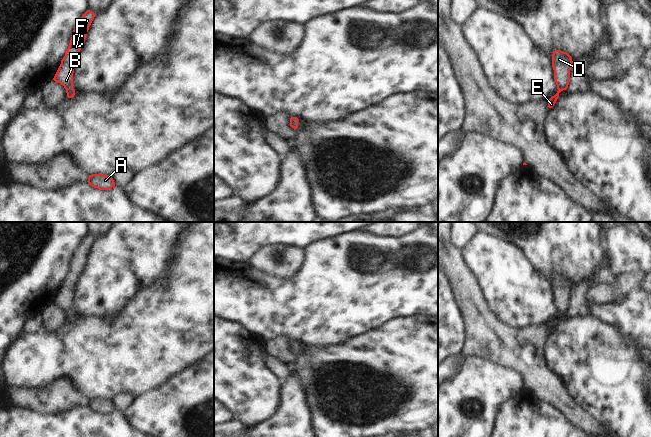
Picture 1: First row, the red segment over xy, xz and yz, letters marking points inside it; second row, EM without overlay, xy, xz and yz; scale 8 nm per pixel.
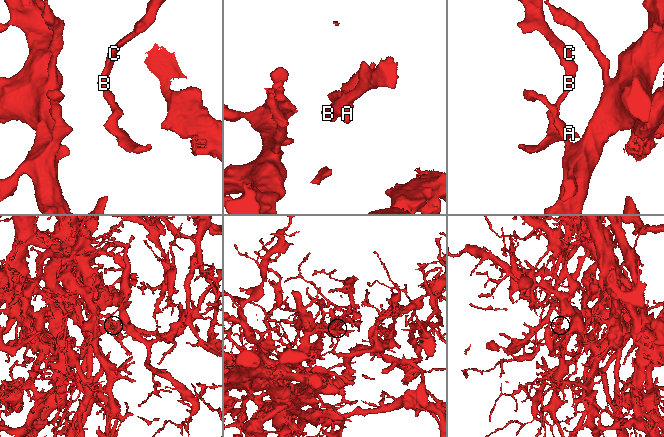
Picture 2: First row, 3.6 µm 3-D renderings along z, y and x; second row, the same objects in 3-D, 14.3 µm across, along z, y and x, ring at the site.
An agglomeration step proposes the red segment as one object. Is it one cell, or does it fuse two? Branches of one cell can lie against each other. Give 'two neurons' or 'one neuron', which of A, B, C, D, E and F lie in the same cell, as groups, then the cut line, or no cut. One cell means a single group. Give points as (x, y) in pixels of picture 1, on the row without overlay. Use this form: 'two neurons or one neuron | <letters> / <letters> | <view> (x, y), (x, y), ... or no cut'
one neuron | A B C D E F | no cut

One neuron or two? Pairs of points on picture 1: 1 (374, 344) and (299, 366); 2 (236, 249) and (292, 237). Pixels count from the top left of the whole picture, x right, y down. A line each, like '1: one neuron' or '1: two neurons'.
1: one neuron
2: one neuron

